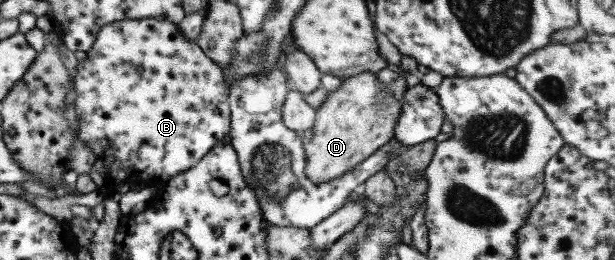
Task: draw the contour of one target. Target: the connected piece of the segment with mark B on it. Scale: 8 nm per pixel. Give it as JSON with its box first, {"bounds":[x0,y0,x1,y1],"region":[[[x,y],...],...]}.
{"bounds":[72,18,230,193],"region":[[[156,18],[110,22],[98,29],[96,38],[92,41],[90,49],[85,54],[84,59],[78,61],[76,67],[74,67],[74,72],[76,72],[73,74],[72,83],[76,95],[74,97],[74,110],[78,114],[78,121],[76,121],[78,138],[86,144],[86,148],[92,150],[92,154],[95,156],[88,176],[90,176],[97,190],[101,193],[116,193],[117,189],[122,187],[123,184],[127,184],[130,187],[145,183],[162,185],[169,178],[178,176],[178,174],[182,174],[182,172],[186,172],[188,168],[194,166],[208,150],[212,149],[214,144],[227,139],[230,110],[227,102],[229,84],[225,80],[225,72],[202,52],[202,49],[198,47],[195,41],[186,39],[182,35],[182,31],[178,29],[177,24],[167,22],[164,19],[157,20]]]}

